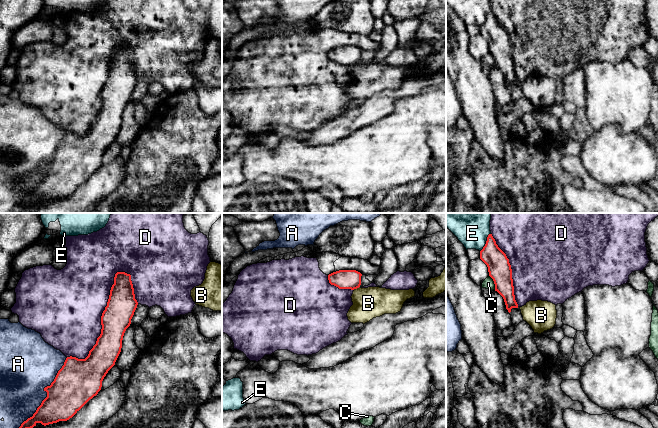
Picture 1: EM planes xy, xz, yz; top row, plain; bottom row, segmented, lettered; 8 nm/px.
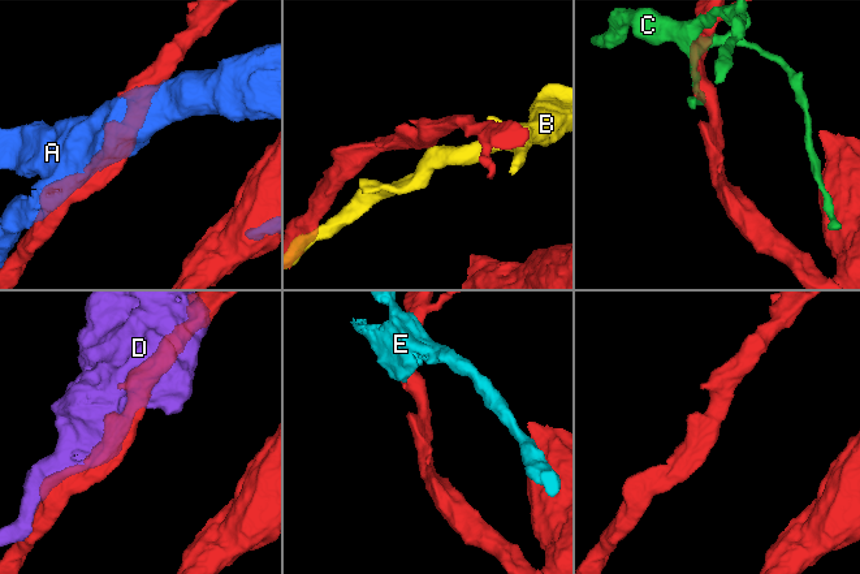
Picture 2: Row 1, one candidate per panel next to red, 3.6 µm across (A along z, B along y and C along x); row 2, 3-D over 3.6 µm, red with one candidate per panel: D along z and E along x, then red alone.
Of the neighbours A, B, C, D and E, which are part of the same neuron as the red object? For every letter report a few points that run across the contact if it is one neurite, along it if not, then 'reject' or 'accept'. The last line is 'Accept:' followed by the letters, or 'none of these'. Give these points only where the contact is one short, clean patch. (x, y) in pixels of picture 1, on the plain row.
A: reject
B: xz (359, 62), (353, 65) | reject
C: reject
D: reject
E: reject
Accept: none of these

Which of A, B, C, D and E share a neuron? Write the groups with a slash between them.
A / B / C / D / E

